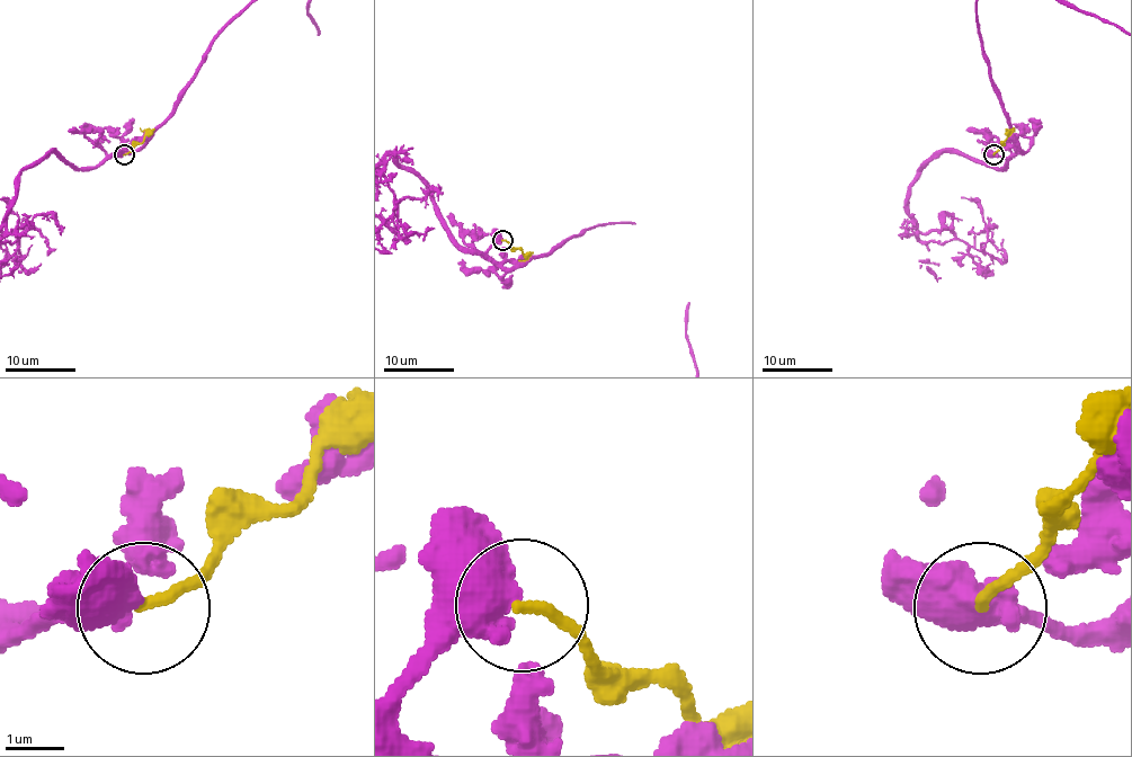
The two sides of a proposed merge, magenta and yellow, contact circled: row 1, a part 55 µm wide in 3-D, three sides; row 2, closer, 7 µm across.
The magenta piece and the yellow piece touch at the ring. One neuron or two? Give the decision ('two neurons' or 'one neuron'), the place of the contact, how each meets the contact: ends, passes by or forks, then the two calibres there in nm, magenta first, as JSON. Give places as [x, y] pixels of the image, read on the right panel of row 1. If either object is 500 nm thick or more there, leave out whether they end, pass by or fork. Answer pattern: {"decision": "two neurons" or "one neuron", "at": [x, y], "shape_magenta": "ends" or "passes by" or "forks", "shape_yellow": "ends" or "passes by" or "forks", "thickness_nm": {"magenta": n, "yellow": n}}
{"decision": "two neurons", "at": [994, 154], "shape_magenta": "passes by", "shape_yellow": "ends", "thickness_nm": {"magenta": 480, "yellow": 180}}

